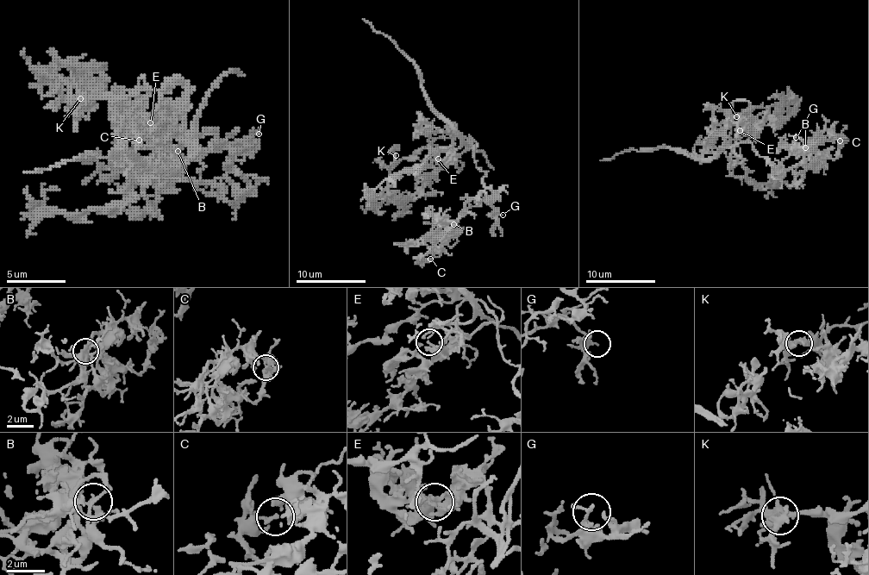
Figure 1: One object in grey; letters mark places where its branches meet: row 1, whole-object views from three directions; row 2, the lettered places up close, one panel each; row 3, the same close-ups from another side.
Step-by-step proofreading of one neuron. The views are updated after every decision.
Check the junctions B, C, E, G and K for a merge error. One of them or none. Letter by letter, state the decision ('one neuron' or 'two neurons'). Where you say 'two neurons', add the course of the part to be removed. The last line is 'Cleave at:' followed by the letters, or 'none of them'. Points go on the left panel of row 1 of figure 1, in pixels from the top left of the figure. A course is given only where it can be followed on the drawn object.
B: one neuron
C: one neuron
E: one neuron
G: one neuron
K: one neuron
Cleave at: none of them

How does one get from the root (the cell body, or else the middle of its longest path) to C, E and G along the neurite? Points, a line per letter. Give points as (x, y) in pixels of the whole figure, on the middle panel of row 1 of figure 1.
C: (476, 164), (484, 172), (483, 184), (495, 196), (486, 203), (471, 199), (465, 211), (420, 257), (430, 259)
E: (476, 164), (472, 146), (467, 141), (455, 152), (457, 155), (447, 162), (438, 159)
G: (476, 164), (484, 172), (483, 184), (495, 196), (486, 203), (471, 199), (455, 221), (483, 201), (503, 215)

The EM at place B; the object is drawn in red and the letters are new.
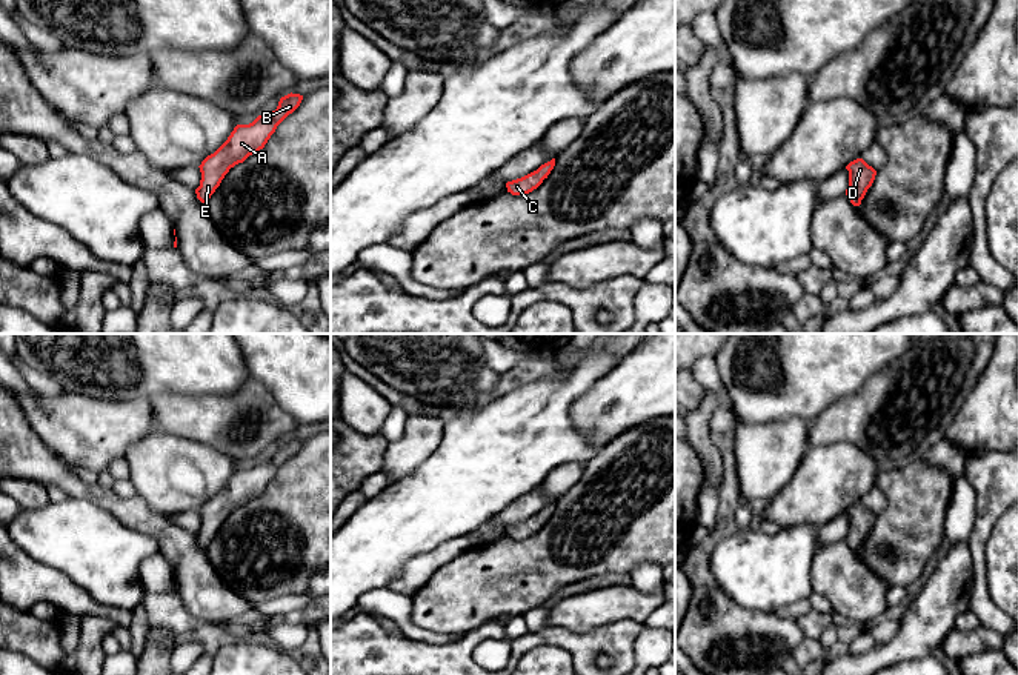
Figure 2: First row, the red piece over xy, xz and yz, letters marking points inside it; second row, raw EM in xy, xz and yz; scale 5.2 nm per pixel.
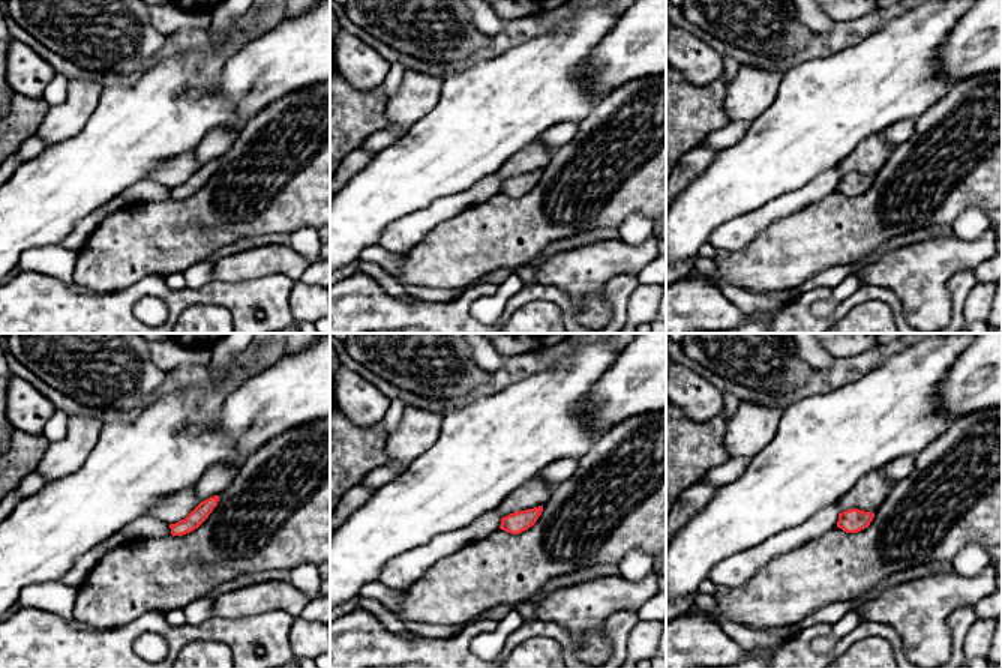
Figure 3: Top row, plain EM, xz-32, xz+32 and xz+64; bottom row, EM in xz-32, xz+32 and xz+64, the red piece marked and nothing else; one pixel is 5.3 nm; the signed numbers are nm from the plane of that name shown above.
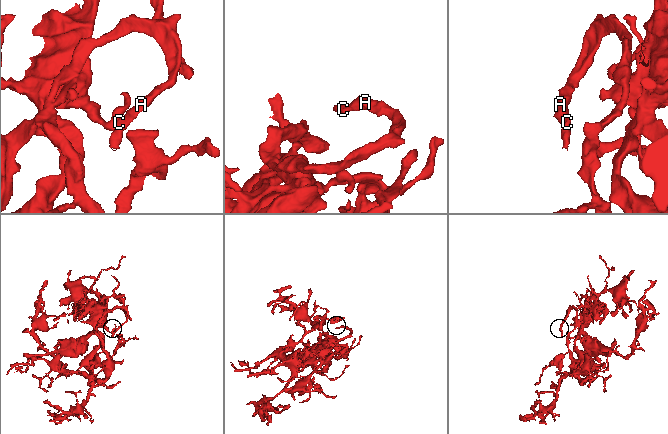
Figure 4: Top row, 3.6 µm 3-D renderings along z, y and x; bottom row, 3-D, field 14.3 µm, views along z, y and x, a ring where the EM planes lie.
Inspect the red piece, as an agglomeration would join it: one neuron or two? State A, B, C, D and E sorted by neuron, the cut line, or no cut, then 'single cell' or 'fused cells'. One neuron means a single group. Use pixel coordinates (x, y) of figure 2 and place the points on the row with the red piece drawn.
A B C D E | no cut | single cell

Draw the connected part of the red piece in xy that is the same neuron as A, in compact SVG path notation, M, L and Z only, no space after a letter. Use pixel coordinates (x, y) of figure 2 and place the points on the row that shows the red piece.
M291 92L280 98L271 114L261 114L249 125L237 125L228 140L198 166L201 180L195 189L197 198L206 203L229 169L263 149L277 126L300 106L301 100L303 95Z

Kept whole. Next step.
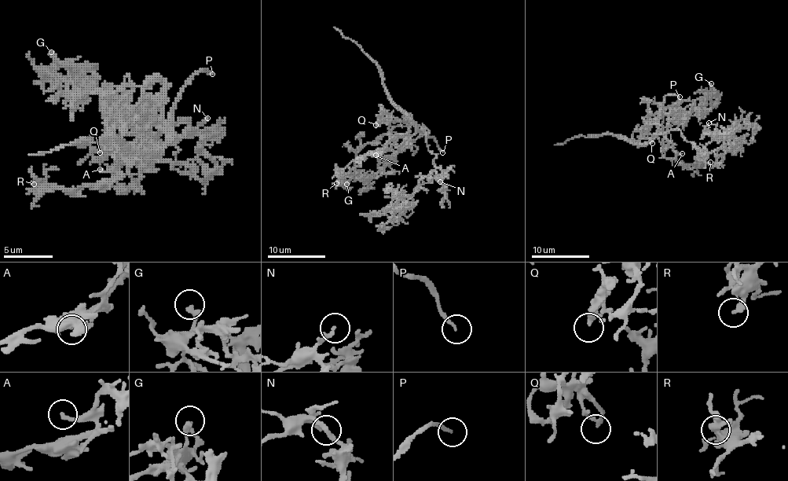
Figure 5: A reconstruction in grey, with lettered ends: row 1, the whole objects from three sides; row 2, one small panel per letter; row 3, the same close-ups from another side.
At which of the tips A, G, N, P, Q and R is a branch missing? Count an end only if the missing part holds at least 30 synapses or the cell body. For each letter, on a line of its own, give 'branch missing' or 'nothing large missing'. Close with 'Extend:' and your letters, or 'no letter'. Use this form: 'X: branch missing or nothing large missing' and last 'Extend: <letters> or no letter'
A: branch missing
G: nothing large missing
N: nothing large missing
P: branch missing
Q: branch missing
R: nothing large missing
Extend: A, P, Q

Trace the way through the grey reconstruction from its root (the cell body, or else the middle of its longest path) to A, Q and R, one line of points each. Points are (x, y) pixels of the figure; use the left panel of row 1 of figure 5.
A: (188, 127), (181, 137), (166, 135), (161, 130), (132, 155), (122, 157), (110, 169), (104, 171), (100, 169)
Q: (188, 127), (178, 137), (156, 120), (163, 86), (154, 81), (100, 152)
R: (188, 127), (181, 137), (161, 130), (122, 157), (110, 179), (75, 189), (34, 184)

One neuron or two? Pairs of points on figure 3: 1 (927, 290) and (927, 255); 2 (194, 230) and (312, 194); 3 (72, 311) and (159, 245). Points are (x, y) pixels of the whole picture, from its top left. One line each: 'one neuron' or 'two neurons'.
1: one neuron
2: one neuron
3: two neurons

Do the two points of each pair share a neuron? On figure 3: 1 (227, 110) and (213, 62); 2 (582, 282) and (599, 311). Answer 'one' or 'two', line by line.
1: one
2: one

